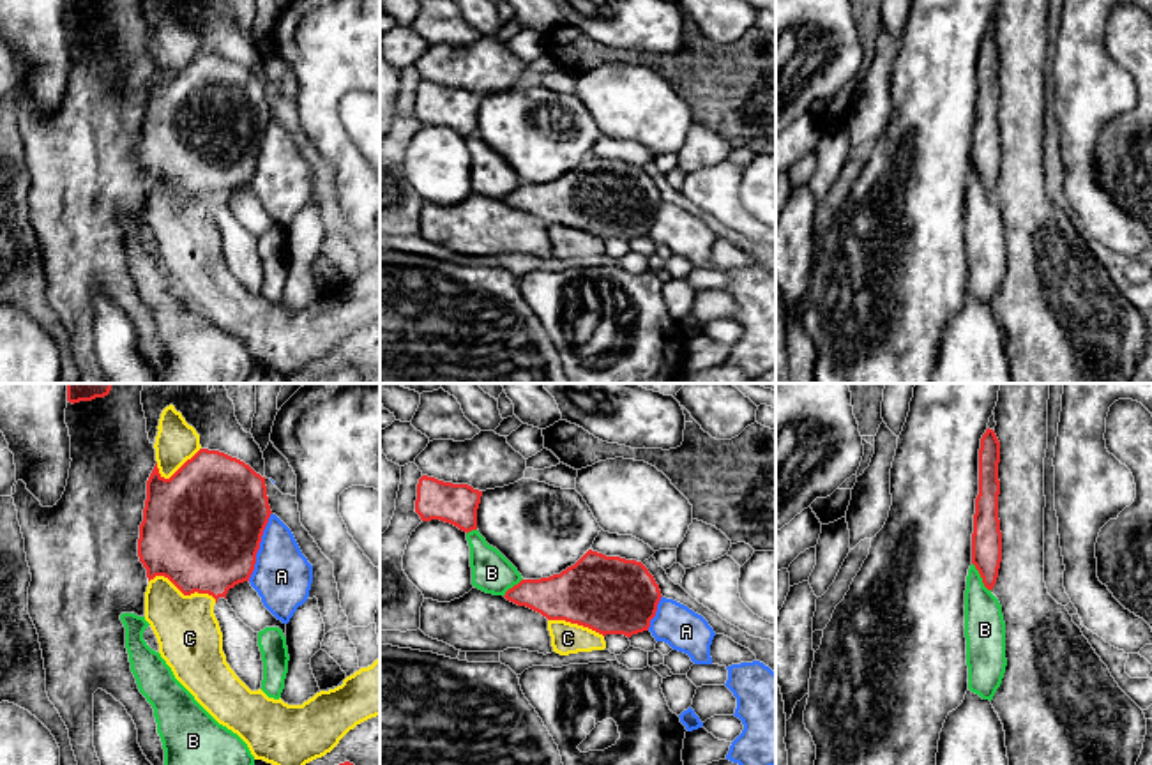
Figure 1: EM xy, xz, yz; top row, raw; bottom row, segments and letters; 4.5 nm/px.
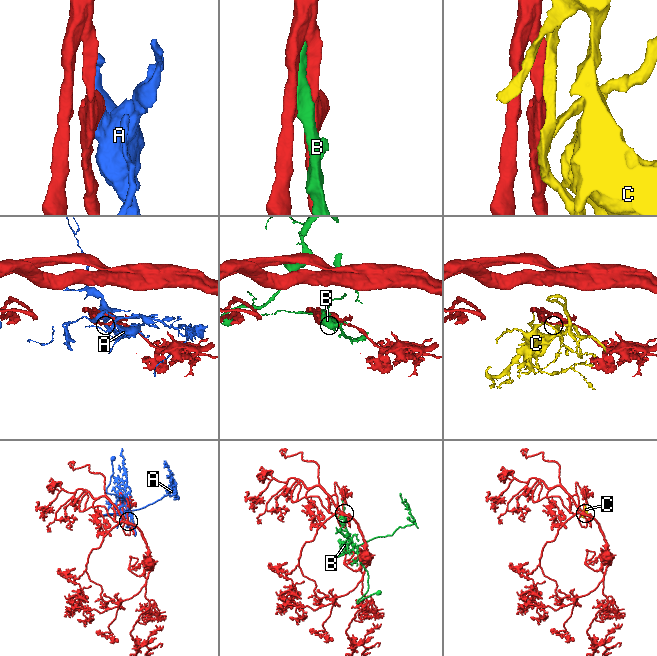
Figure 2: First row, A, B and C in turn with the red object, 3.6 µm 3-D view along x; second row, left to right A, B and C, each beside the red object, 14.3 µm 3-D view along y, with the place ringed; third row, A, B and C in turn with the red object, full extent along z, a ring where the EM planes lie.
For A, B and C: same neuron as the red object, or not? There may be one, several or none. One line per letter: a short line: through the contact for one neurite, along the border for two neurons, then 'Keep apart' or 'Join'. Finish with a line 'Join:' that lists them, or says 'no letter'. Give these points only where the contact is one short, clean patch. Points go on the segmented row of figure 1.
A: Keep apart
B: Keep apart
C: Join
Join: C

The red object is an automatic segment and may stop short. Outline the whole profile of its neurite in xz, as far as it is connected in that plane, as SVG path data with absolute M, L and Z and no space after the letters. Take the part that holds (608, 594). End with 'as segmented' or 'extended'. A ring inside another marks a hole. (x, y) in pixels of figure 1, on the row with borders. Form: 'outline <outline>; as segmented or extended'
outline M588 549L574 565L541 579L521 579L504 595L548 618L553 652L604 650L606 634L648 631L661 590L636 560Z; extended

